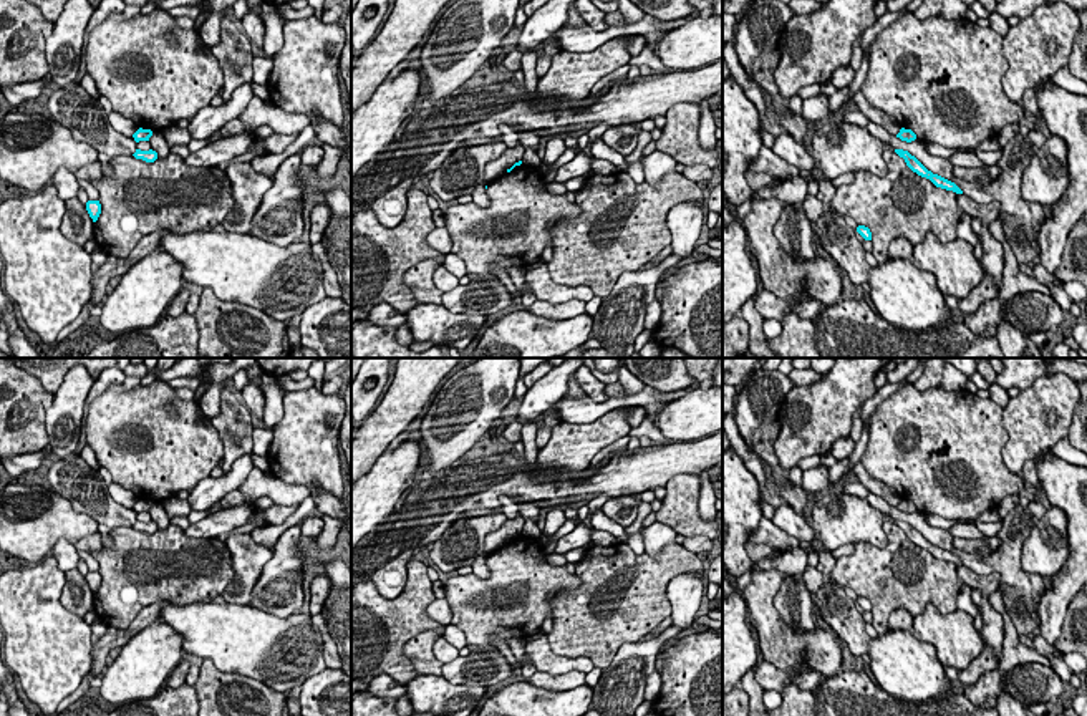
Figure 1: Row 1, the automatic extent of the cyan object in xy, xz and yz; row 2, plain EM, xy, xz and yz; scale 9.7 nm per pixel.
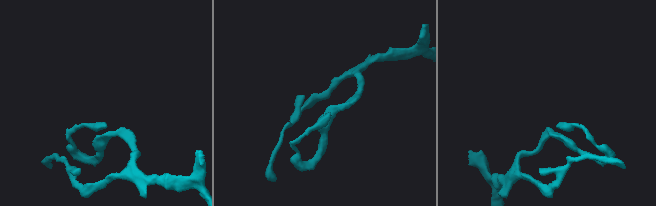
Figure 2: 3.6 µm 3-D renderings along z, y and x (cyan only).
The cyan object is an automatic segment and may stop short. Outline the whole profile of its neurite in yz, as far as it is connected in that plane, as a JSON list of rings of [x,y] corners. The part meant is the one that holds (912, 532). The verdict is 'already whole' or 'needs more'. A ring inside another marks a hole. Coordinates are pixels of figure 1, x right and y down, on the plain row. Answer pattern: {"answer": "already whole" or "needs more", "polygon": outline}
{"answer": "already whole", "polygon": [[[895,520],[895,524],[905,530],[906,537],[916,544],[921,549],[930,550],[936,559],[946,560],[946,562],[953,562],[956,565],[963,565],[963,562],[951,552],[933,545],[931,542],[928,542],[915,527],[911,527],[908,522],[903,520]]]}

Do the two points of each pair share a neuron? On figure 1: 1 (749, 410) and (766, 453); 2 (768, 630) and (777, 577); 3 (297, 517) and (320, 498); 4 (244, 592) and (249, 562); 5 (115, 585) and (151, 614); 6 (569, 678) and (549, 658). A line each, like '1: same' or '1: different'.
1: same
2: same
3: different
4: same
5: different
6: different

